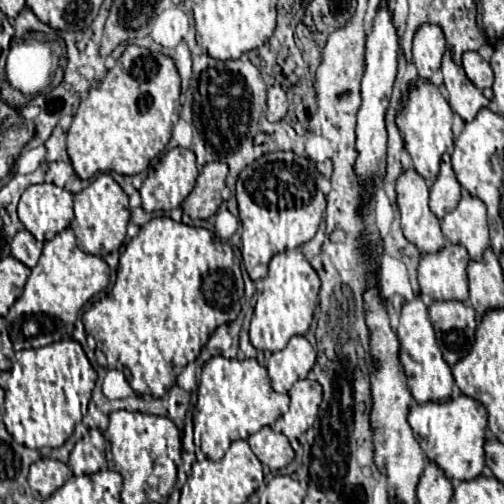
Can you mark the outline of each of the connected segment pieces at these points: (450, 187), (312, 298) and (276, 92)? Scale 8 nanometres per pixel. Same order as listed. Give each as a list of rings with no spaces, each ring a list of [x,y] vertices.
[[[444,154],[440,162],[440,172],[430,186],[430,210],[440,220],[444,218],[444,214],[448,214],[448,210],[456,208],[460,196],[462,196],[462,186],[460,182],[456,182],[456,176],[452,174],[450,154]]]
[[[294,248],[280,252],[270,260],[270,272],[262,282],[264,290],[256,300],[254,316],[250,322],[250,342],[256,350],[278,352],[288,344],[292,336],[308,332],[318,304],[320,278],[300,248]]]
[[[274,84],[268,88],[268,120],[270,122],[278,122],[286,116],[288,112],[288,98],[286,92]]]

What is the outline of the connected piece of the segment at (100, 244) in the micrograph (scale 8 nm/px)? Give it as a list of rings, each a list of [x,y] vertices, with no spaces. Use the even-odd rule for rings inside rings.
[[[98,174],[92,184],[88,184],[84,190],[74,194],[73,201],[76,216],[70,227],[78,238],[80,250],[96,256],[106,256],[110,252],[116,252],[126,238],[126,226],[130,220],[128,196],[116,184],[116,180],[110,174]]]

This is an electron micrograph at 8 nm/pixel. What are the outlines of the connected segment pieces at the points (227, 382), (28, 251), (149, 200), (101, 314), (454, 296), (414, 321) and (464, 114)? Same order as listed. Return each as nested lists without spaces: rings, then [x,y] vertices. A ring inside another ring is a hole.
[[[224,356],[210,358],[200,376],[198,402],[193,413],[194,430],[199,427],[202,452],[210,460],[220,460],[234,440],[246,440],[262,426],[274,426],[276,418],[289,410],[290,398],[287,393],[272,390],[268,372],[258,360],[228,360]]]
[[[20,230],[14,240],[12,240],[12,256],[16,260],[20,260],[22,264],[26,264],[28,268],[34,268],[40,252],[42,252],[42,244],[28,232],[28,230]]]
[[[172,148],[168,152],[164,152],[158,160],[158,164],[154,164],[148,172],[148,178],[144,180],[142,188],[140,188],[140,196],[142,196],[142,208],[146,212],[156,212],[156,210],[162,210],[162,212],[168,212],[168,210],[174,210],[178,208],[184,198],[190,194],[190,190],[194,188],[196,184],[196,178],[198,178],[198,164],[196,164],[196,156],[190,148]]]
[[[168,216],[152,218],[142,230],[128,242],[120,256],[116,284],[104,300],[98,300],[82,316],[84,328],[94,336],[102,348],[108,368],[122,370],[128,384],[136,394],[150,394],[160,398],[168,392],[168,386],[176,382],[176,376],[192,362],[216,326],[232,322],[240,312],[240,296],[244,296],[242,272],[234,262],[234,250],[226,242],[222,244],[210,230],[186,226],[174,222]]]
[[[446,244],[434,254],[422,254],[418,282],[432,300],[468,300],[468,252],[460,244]]]
[[[414,296],[414,300],[410,300],[410,302],[404,302],[396,334],[400,340],[400,364],[404,366],[404,374],[408,378],[408,388],[410,388],[414,400],[428,402],[428,398],[448,398],[448,394],[452,394],[454,378],[452,378],[450,366],[444,362],[442,352],[436,344],[434,328],[428,318],[428,308],[420,296]]]
[[[446,46],[442,58],[442,74],[444,74],[444,86],[448,90],[448,102],[464,122],[470,122],[480,108],[486,108],[490,104],[490,100],[484,98],[482,90],[478,90],[466,78],[462,68],[454,62],[452,46]]]

